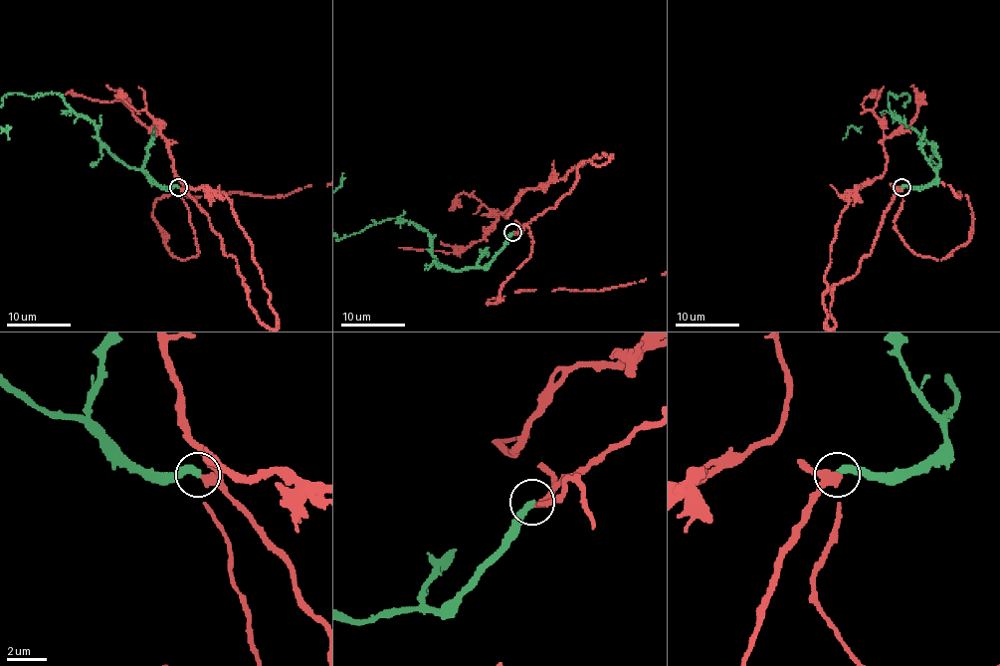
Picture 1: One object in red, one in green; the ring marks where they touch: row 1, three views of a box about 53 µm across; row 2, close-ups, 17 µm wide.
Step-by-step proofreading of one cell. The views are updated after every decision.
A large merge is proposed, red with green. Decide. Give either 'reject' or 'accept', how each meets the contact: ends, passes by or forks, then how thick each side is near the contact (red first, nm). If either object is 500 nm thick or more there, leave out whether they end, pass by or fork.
reject; red passes by; green ends; calibres 240 and 360 nm

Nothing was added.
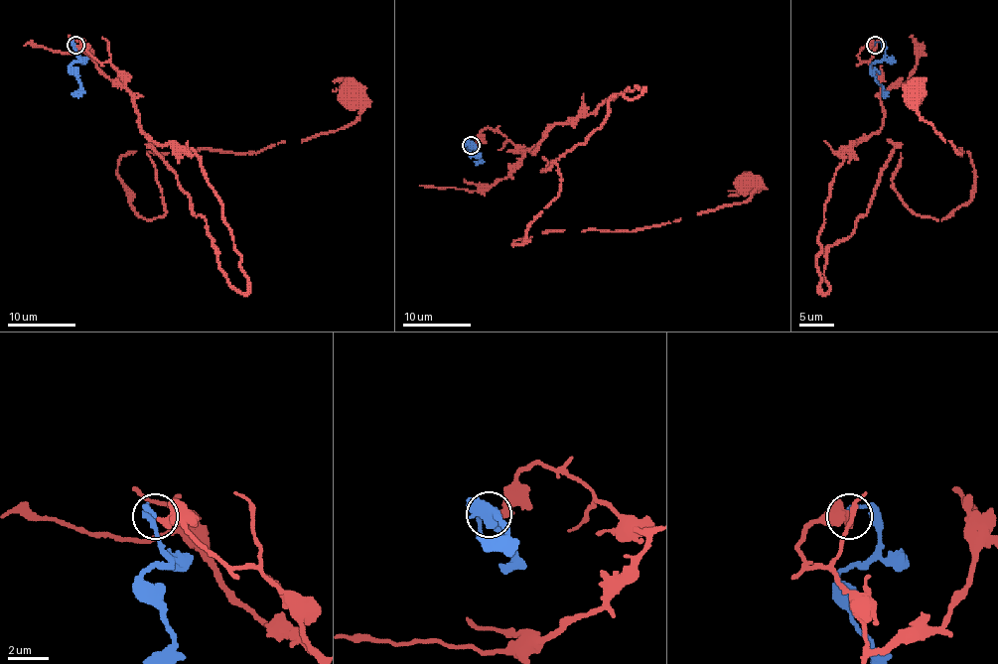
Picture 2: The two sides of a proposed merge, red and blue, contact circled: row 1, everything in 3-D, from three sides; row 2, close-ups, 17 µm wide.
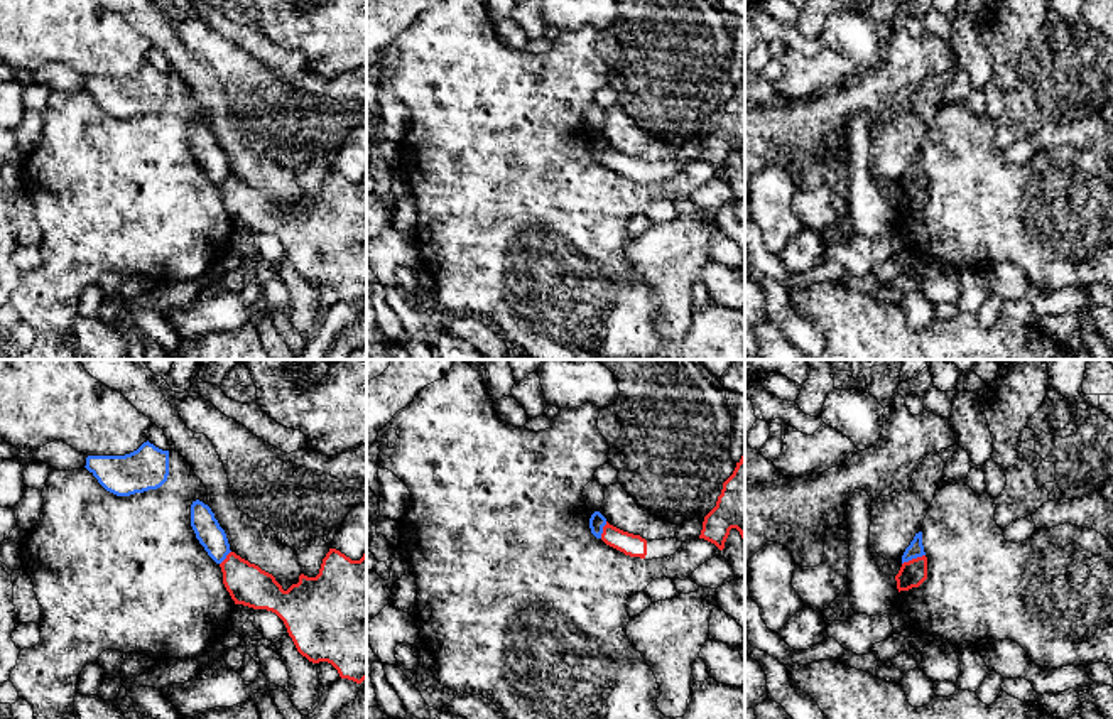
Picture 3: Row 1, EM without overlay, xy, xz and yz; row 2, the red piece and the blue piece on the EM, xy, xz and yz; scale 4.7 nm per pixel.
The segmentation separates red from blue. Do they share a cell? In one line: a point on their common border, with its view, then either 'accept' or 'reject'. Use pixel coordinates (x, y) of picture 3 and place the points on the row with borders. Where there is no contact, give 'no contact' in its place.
yz (912, 559) | reject

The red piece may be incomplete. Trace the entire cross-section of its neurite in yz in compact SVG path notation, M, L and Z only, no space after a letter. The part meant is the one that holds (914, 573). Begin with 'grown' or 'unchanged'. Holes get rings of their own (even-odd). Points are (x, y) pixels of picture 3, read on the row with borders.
unchanged; M926 555L904 562L899 574L895 576L899 592L919 587L926 579L927 579Z

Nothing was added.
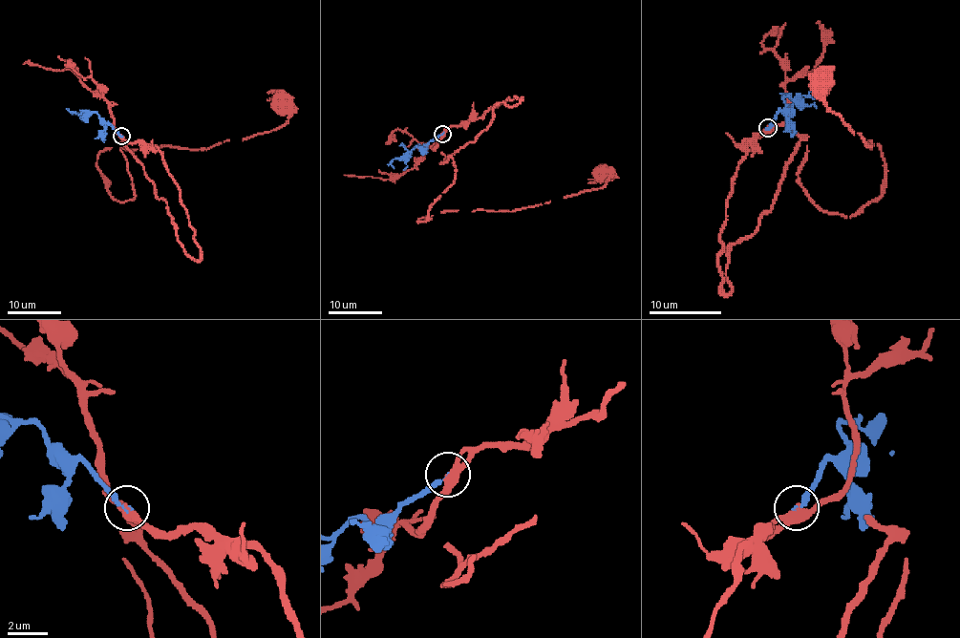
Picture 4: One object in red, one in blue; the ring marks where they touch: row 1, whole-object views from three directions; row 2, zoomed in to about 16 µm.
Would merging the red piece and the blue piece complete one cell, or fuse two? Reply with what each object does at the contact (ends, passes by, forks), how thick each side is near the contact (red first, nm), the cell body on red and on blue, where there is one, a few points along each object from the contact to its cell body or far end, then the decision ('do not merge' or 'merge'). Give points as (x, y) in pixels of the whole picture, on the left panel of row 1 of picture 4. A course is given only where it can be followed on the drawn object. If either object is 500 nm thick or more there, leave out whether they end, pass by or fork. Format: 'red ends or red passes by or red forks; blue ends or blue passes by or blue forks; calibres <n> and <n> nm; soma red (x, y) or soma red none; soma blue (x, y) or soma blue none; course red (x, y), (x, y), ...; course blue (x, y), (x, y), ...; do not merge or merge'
red forks; blue ends; calibres 320 and 200 nm; soma red (283, 102); soma blue none; course red (121, 136), (166, 163), (198, 260), (143, 163), (120, 145), (117, 202), (97, 159), (245, 139), (283, 102); course blue (121, 136), (96, 113), (70, 111), (73, 114); merge

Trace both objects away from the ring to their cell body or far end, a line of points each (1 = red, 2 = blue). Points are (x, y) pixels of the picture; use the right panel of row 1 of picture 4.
1: (767, 127), (726, 202), (726, 293), (801, 140), (821, 208), (885, 187), (820, 82)
2: (767, 127), (785, 106), (783, 96), (798, 98), (810, 95), (814, 98)

